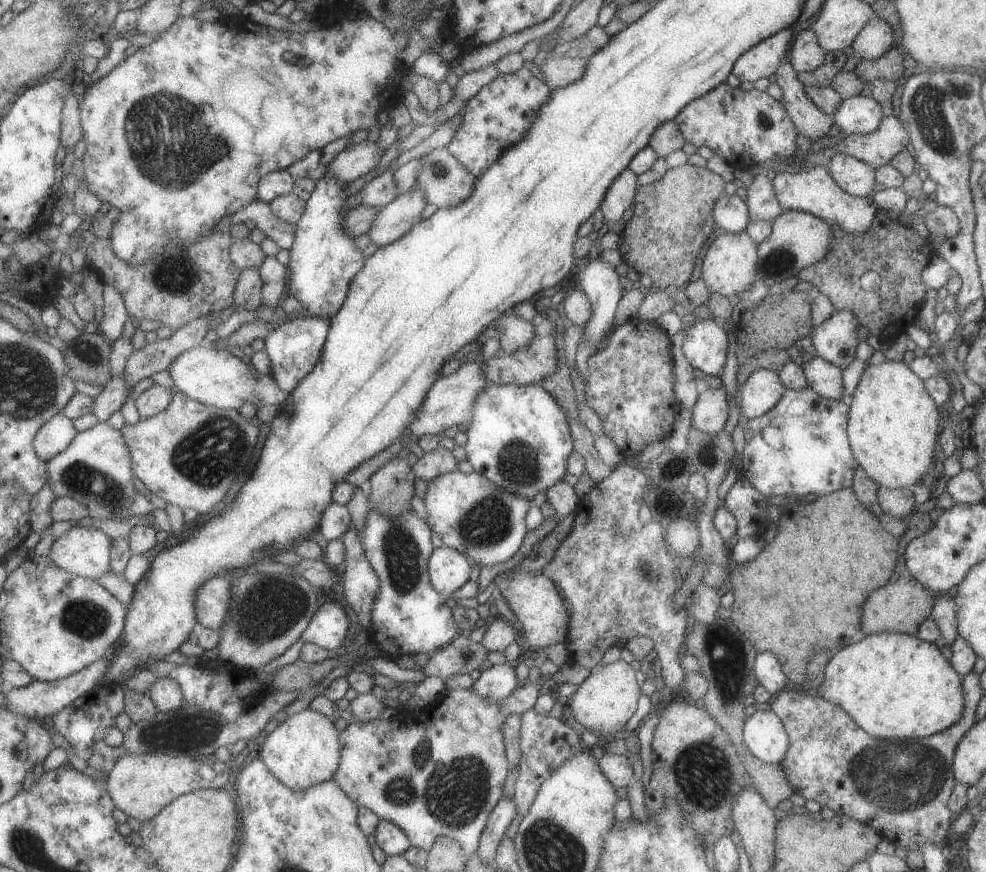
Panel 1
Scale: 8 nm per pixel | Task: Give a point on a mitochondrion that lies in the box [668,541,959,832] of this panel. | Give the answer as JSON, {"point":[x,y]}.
{"point":[897,779]}

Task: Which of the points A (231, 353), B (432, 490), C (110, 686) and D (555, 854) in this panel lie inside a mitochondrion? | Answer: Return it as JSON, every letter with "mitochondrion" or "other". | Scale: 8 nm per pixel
{"A":"other","B":"other","C":"other","D":"mitochondrion"}

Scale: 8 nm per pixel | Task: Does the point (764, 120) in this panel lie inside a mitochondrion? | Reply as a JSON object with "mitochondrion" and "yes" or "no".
{"mitochondrion":"yes"}

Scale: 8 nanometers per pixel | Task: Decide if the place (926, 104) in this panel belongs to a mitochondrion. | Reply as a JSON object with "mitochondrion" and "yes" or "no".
{"mitochondrion":"yes"}

